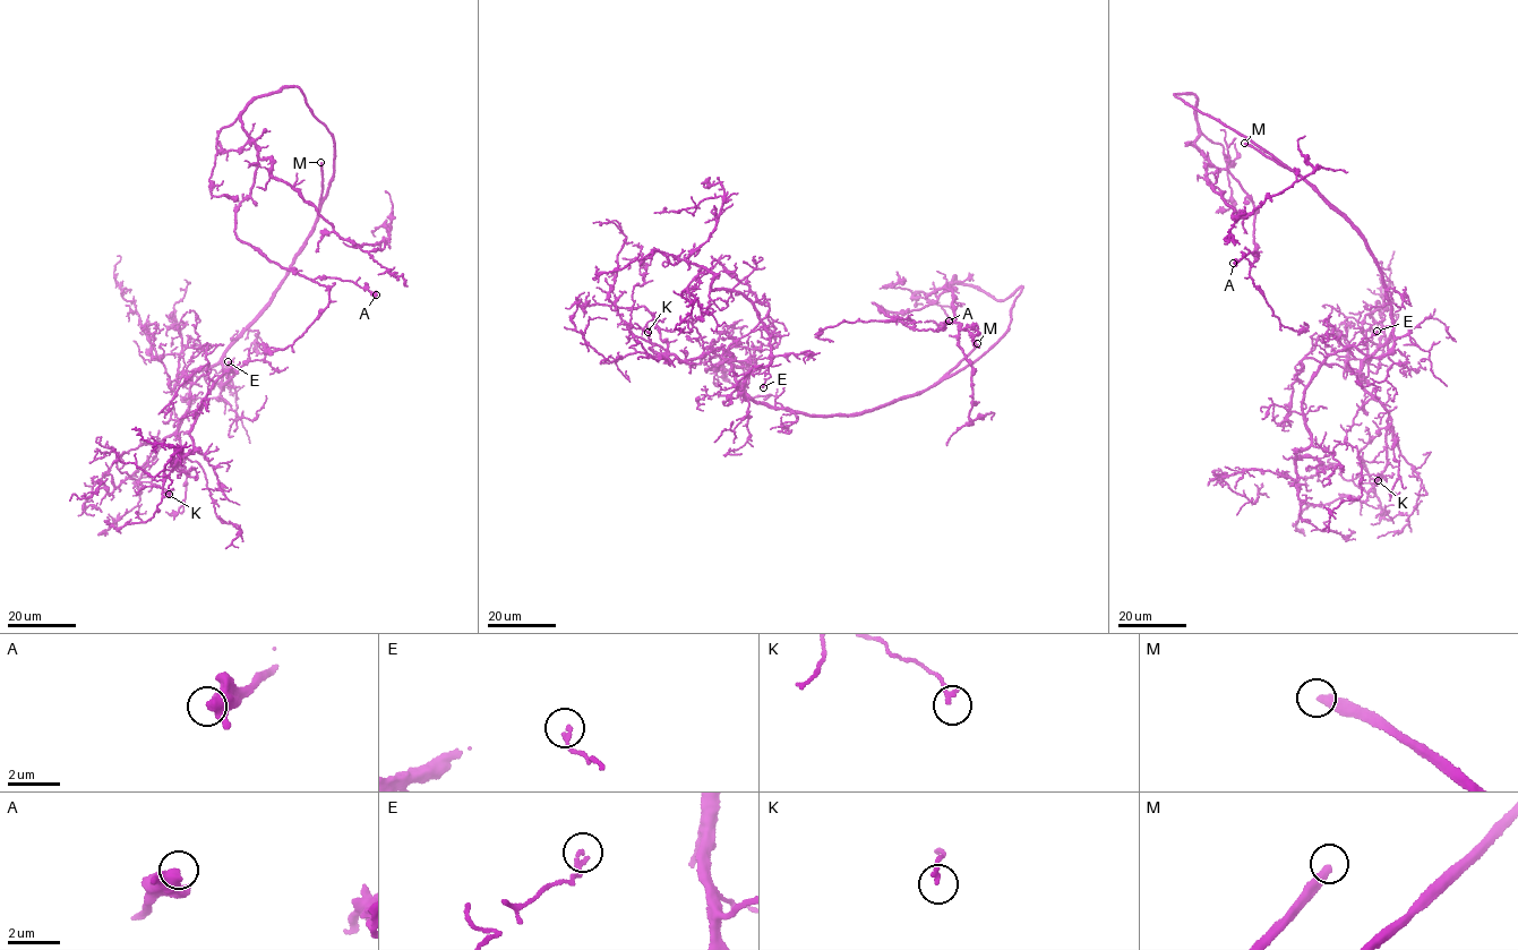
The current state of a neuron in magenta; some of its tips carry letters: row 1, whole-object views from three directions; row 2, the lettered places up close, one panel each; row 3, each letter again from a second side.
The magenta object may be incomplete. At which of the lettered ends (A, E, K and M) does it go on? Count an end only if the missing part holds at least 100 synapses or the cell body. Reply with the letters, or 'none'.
M

